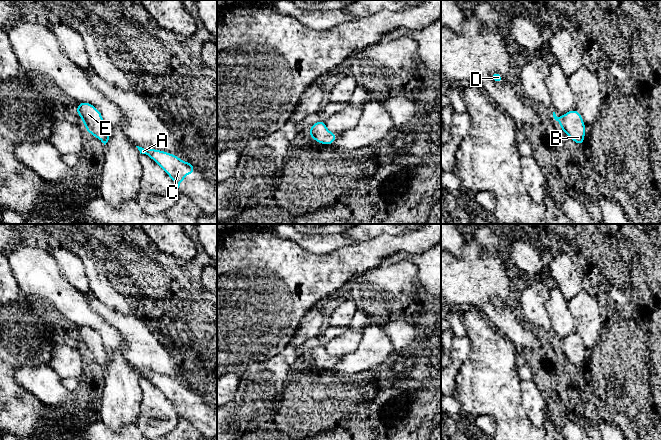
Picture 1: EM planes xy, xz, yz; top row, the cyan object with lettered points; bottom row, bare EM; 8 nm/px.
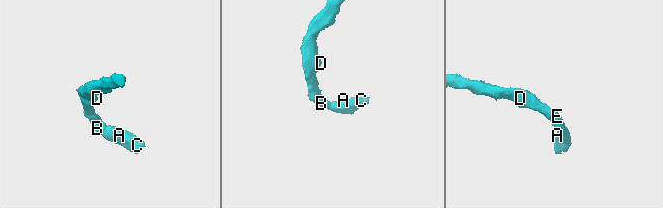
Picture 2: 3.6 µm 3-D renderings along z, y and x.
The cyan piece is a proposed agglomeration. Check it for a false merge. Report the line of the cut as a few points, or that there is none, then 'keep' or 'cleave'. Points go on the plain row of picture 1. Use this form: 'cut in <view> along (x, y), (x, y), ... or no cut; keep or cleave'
no cut; keep

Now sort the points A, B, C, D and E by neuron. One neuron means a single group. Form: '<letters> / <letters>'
A B C D E

